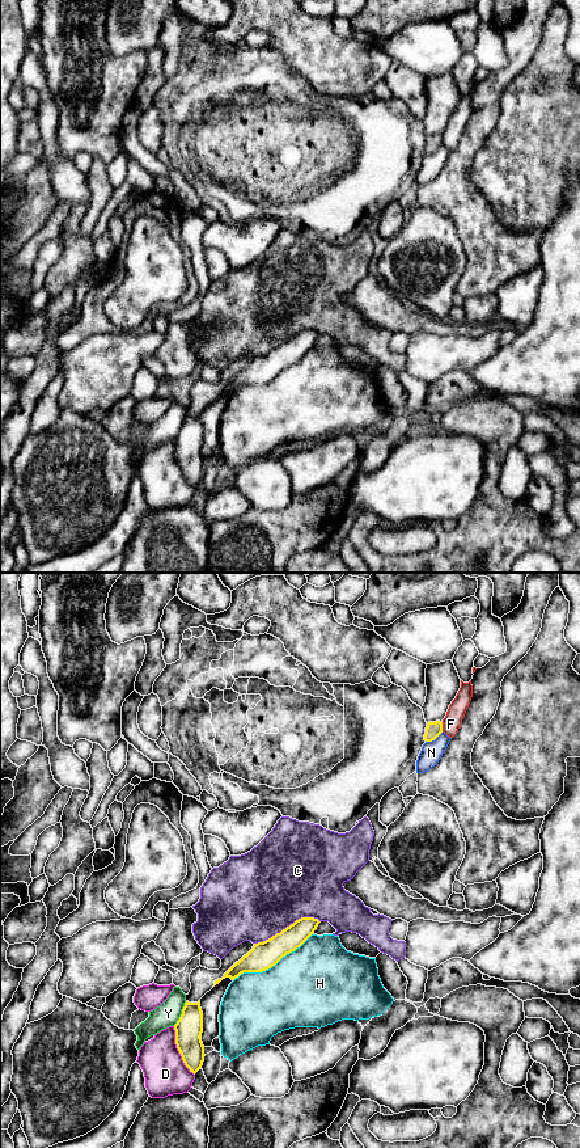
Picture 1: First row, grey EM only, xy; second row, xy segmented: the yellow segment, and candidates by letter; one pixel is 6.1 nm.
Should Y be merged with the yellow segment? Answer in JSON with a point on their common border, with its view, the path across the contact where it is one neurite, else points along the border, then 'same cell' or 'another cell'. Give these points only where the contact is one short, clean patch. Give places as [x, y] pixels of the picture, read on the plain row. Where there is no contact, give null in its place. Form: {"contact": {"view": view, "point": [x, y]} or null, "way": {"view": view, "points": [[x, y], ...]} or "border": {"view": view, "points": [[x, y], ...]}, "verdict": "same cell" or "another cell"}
{"contact": {"view": "xy", "point": [182, 426]}, "border": {"view": "xy", "points": [[186, 414], [180, 431], [173, 438]]}, "verdict": "another cell"}

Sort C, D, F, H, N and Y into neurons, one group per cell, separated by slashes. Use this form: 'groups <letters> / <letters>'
groups C / D / F / H / N / Y

